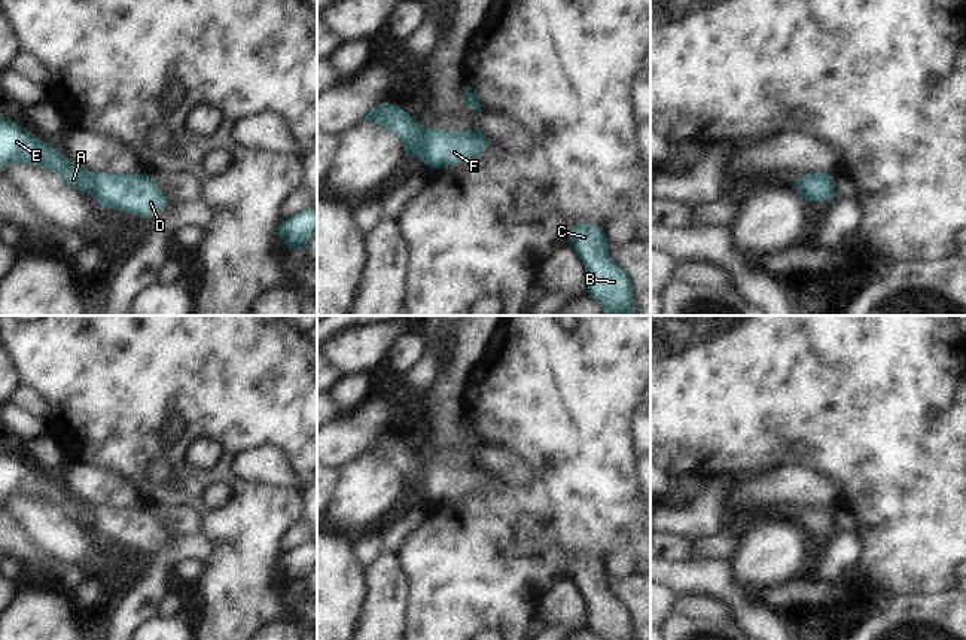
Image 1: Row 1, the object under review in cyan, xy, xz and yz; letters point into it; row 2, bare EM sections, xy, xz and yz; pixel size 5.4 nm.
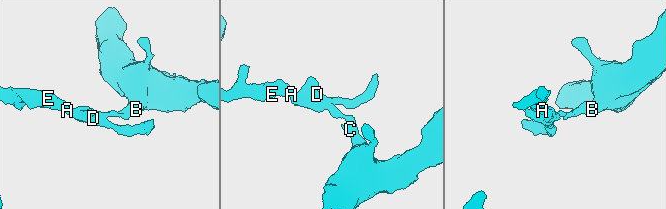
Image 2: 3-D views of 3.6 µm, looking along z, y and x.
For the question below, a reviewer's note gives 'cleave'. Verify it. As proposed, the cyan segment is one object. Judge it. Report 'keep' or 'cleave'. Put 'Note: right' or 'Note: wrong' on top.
Note: wrong
keep

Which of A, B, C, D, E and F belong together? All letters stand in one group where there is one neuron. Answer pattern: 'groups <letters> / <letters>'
groups A B C D E F

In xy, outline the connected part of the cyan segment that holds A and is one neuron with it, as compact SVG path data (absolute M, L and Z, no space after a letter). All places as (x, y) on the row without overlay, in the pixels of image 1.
M0 454L0 505L9 497L28 496L57 506L74 524L86 524L103 540L118 542L144 552L156 552L168 533L147 506L91 508L70 493L65 494L51 478L43 478L36 469L19 458Z

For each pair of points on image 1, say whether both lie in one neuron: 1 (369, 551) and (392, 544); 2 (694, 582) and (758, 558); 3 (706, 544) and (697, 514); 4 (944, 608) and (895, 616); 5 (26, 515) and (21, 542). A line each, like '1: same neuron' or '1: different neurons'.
1: same neuron
2: different neurons
3: different neurons
4: same neuron
5: different neurons

